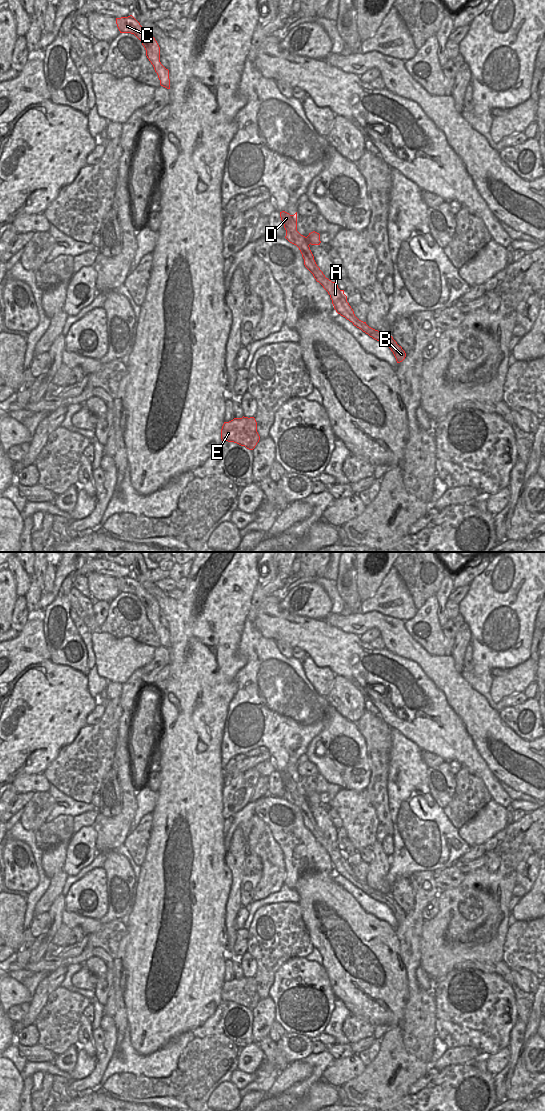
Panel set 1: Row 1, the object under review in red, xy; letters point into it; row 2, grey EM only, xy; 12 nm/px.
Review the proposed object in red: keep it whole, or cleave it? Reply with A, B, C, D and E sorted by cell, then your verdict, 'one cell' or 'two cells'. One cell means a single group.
A B C D / E; two cells

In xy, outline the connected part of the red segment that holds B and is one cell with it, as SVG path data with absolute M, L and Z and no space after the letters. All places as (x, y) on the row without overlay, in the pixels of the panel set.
M282 771L280 772L280 777L286 790L285 798L299 808L304 819L305 827L313 834L316 841L319 842L328 852L336 872L352 882L354 886L361 889L373 899L388 905L393 912L397 923L402 922L406 917L406 913L402 907L397 904L390 894L384 894L375 890L369 887L366 882L359 880L347 862L347 856L344 854L344 850L340 850L338 848L337 842L332 842L326 838L317 826L314 816L310 810L310 803L307 797L301 795L297 791L297 772L294 775L290 775L289 773Z

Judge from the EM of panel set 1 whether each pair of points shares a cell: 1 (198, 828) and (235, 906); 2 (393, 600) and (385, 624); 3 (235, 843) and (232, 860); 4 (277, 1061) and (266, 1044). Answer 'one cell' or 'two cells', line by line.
1: two cells
2: two cells
3: one cell
4: one cell

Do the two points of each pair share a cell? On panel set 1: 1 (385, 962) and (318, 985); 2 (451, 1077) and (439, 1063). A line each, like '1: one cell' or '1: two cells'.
1: two cells
2: two cells

